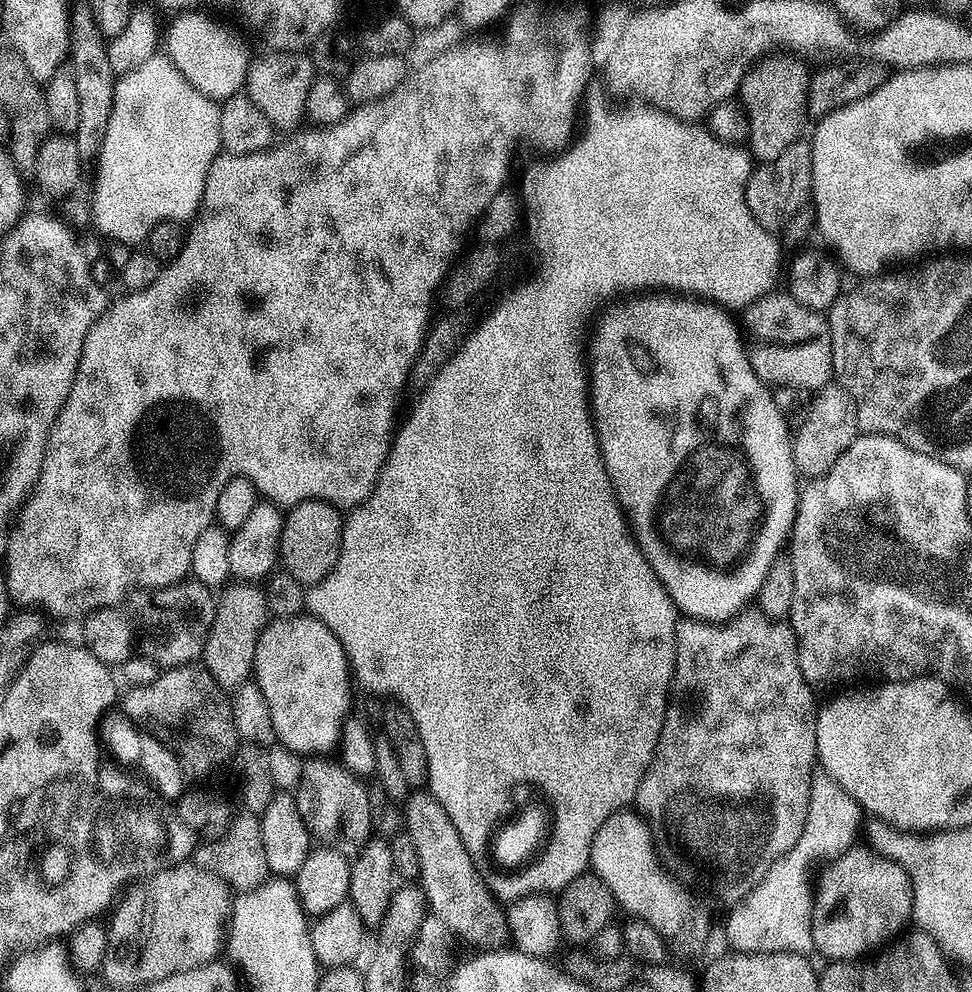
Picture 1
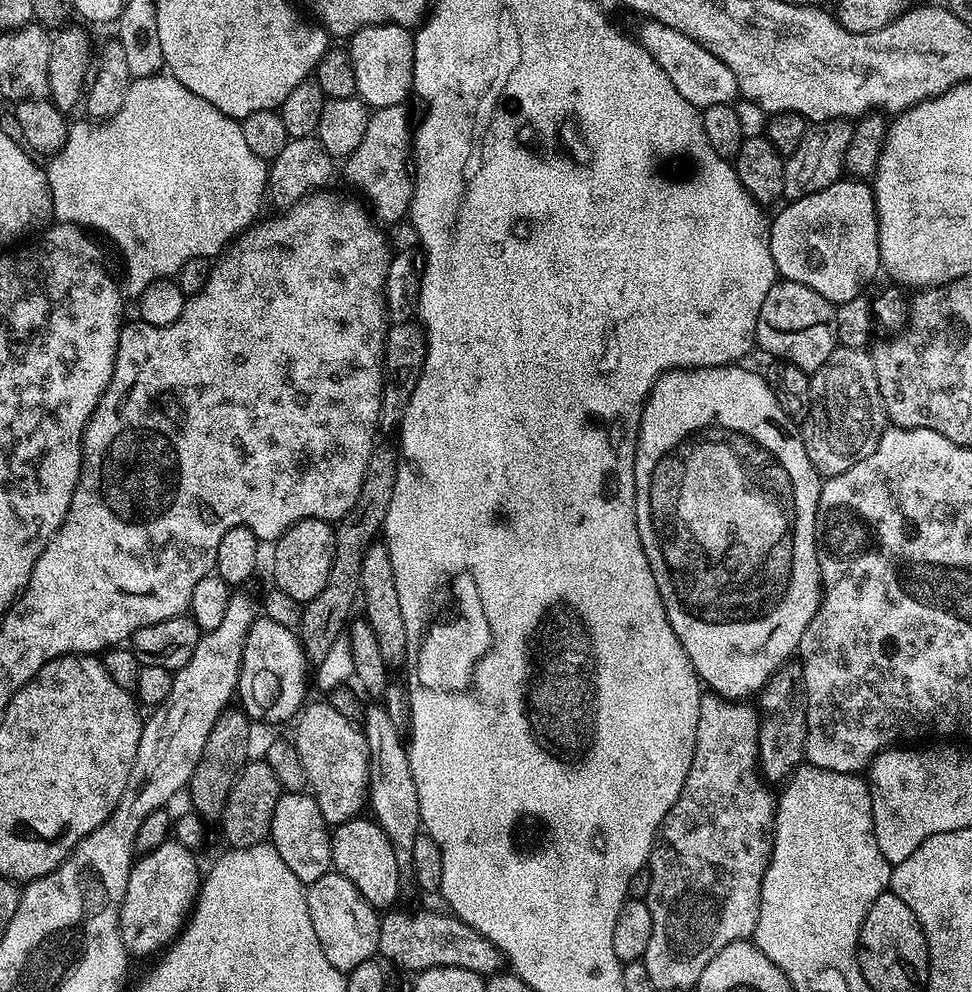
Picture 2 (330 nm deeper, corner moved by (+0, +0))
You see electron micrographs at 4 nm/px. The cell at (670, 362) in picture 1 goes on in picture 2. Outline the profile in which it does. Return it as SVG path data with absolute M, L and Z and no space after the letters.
M723 364L717 368L677 368L659 376L652 393L644 402L634 466L636 525L644 553L650 562L650 570L654 574L654 582L658 582L662 606L666 606L666 618L670 618L670 626L674 626L674 634L678 634L678 642L682 642L682 650L686 650L701 685L709 693L735 702L755 697L768 680L799 653L802 636L806 634L806 628L819 611L822 601L821 549L818 547L822 477L816 471L814 462L810 462L810 454L806 454L797 421L784 411L773 385L771 388L758 373L740 367L744 366Z

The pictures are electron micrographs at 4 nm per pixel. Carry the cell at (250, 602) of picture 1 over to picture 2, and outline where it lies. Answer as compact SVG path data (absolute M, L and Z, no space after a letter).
M225 710L218 722L214 722L214 730L210 730L210 738L206 738L206 746L202 750L202 758L198 758L198 766L194 766L194 774L190 774L190 782L186 796L192 799L191 811L197 812L201 821L219 821L224 814L226 798L230 798L230 790L243 770L249 763L248 756L248 727L250 721L243 711Z

